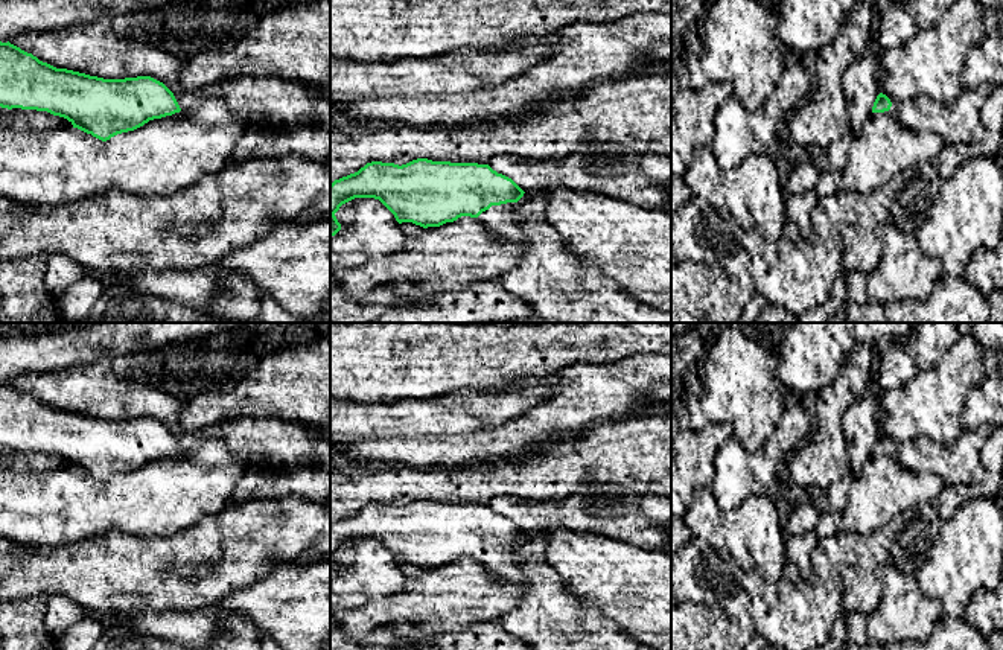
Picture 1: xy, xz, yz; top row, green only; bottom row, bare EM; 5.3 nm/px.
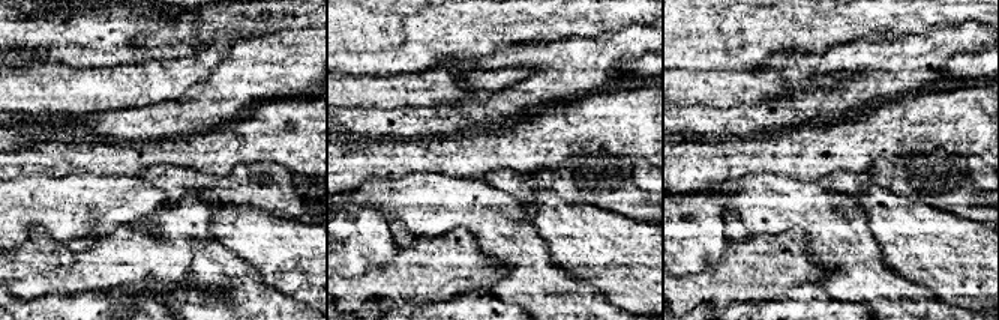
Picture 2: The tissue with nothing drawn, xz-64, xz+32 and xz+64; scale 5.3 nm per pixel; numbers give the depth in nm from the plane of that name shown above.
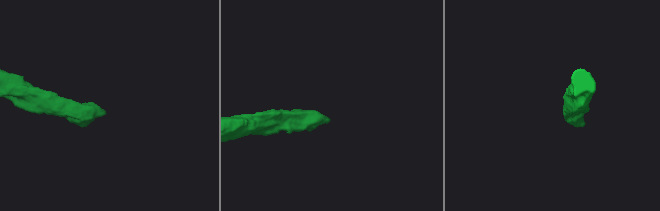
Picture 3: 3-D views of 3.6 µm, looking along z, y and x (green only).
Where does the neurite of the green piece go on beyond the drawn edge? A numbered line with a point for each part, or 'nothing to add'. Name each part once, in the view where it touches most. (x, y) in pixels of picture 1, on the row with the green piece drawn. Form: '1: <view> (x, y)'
1: xz (562, 288)

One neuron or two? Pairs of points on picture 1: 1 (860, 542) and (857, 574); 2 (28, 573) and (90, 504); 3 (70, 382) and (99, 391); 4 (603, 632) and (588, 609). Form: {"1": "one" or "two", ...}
{"1": "one", "2": "two", "3": "one", "4": "one"}

